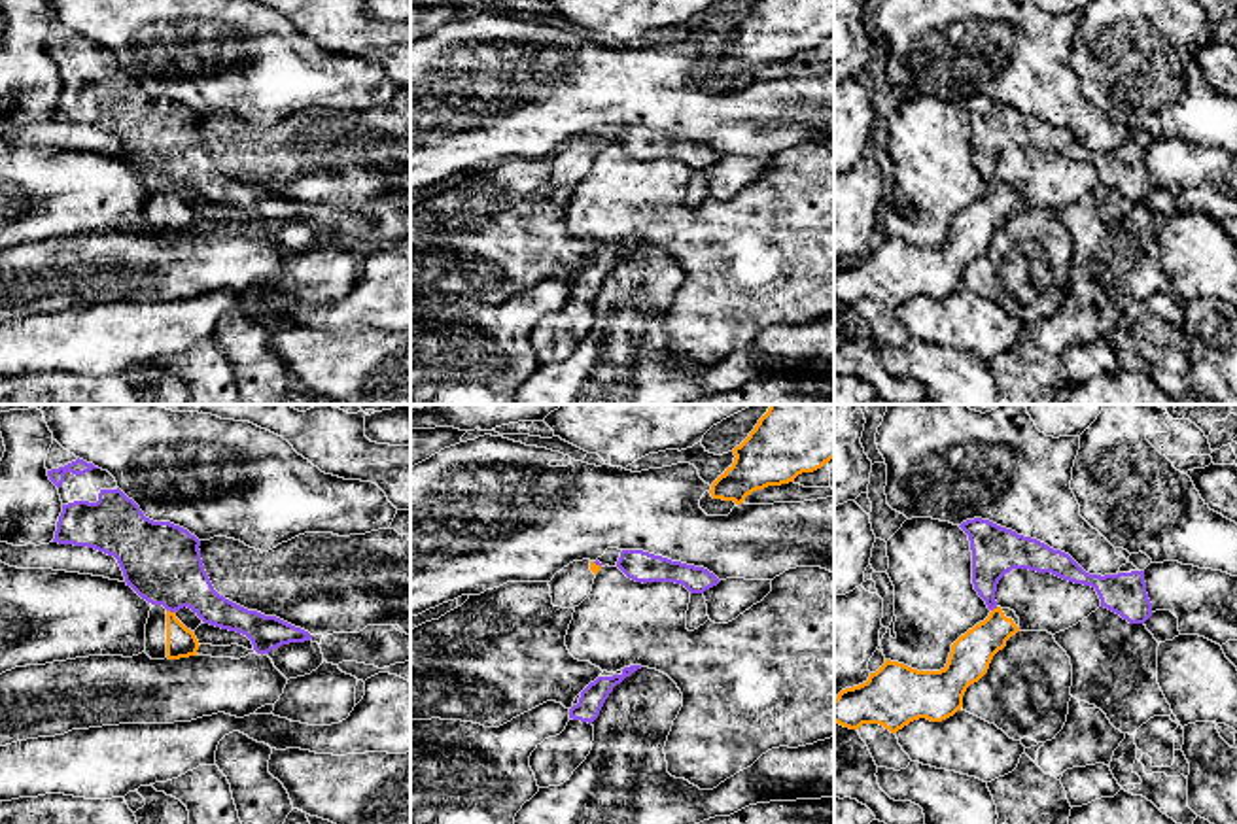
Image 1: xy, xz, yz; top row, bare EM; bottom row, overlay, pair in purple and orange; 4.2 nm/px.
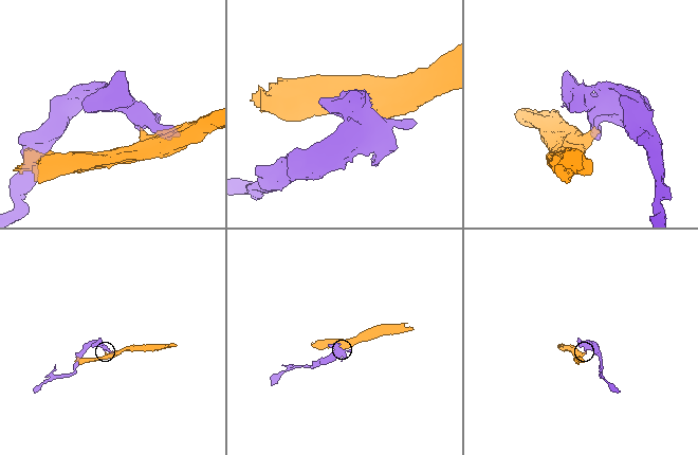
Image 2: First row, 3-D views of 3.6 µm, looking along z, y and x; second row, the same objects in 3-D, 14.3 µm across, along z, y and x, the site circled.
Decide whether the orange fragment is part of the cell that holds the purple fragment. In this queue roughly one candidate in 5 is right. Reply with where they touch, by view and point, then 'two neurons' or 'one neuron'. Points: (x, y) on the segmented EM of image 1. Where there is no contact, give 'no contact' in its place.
contact xy (171, 611); two neurons

